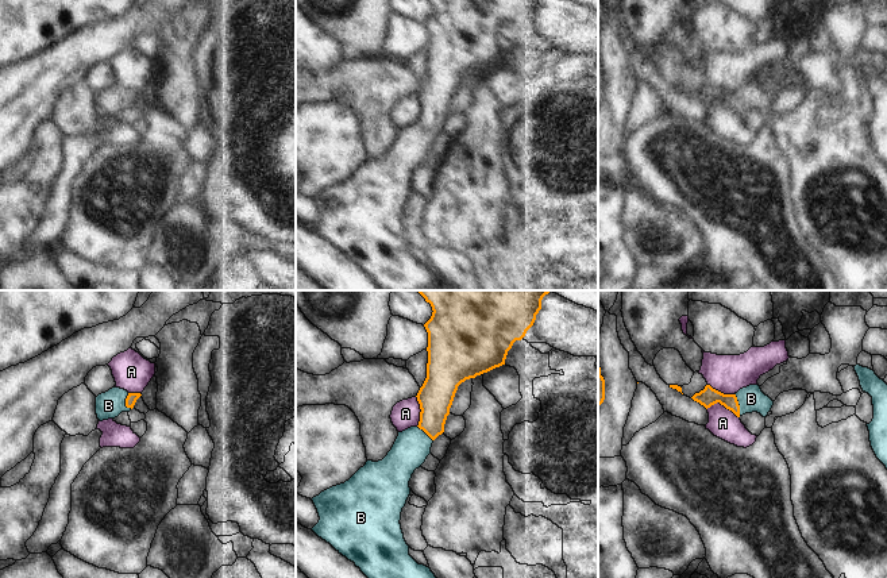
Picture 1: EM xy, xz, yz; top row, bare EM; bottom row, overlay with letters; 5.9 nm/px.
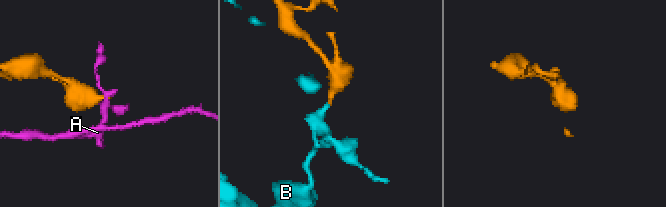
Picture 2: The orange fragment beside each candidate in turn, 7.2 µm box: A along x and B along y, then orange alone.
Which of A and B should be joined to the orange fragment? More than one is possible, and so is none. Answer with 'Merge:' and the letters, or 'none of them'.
Merge: B

